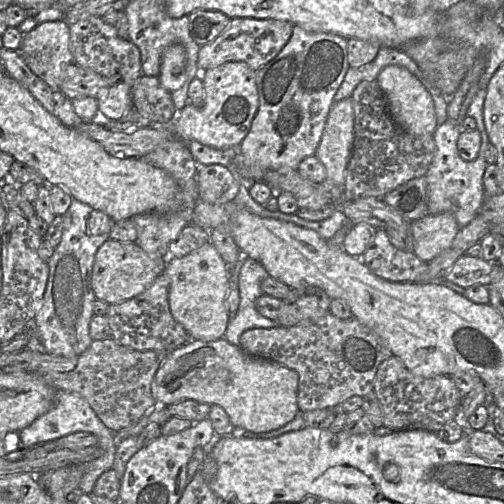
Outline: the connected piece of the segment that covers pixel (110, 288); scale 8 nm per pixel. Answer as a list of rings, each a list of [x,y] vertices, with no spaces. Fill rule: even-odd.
[[[108,239],[98,249],[92,271],[92,289],[96,299],[116,304],[144,292],[163,273],[167,258],[152,258],[135,242]]]

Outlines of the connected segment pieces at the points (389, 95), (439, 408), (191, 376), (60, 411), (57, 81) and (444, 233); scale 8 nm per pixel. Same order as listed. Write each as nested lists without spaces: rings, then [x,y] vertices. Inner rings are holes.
[[[389,65],[380,71],[376,82],[386,98],[389,114],[399,128],[415,136],[434,134],[437,120],[433,100],[416,76],[403,67]]]
[[[395,356],[379,365],[373,392],[382,408],[383,426],[392,431],[417,429],[436,433],[456,417],[464,397],[449,376],[416,376]]]
[[[221,338],[205,342],[189,340],[170,352],[156,372],[151,385],[152,395],[158,405],[169,406],[183,400],[195,400],[222,407],[235,428],[254,433],[269,432],[290,423],[299,412],[297,404],[298,374],[277,362],[256,358]]]
[[[56,390],[54,403],[50,410],[38,417],[29,426],[19,431],[19,436],[21,447],[31,448],[77,432],[88,432],[96,435],[98,438],[98,446],[103,450],[103,454],[99,458],[91,462],[76,464],[84,467],[84,474],[80,482],[81,492],[92,494],[98,478],[113,467],[119,442],[116,441],[115,437],[115,433],[118,431],[113,431],[108,428],[99,419],[86,399],[76,393]]]
[[[65,20],[47,21],[24,34],[19,52],[31,71],[60,91],[64,69],[73,63],[70,30]]]
[[[450,212],[428,213],[412,221],[413,253],[422,261],[429,262],[449,248],[460,228]]]

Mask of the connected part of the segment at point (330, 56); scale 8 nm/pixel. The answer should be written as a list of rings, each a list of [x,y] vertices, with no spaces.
[[[294,25],[290,39],[280,53],[256,71],[259,107],[249,133],[238,148],[245,165],[298,169],[303,159],[314,155],[334,103],[334,95],[348,69],[346,38],[314,33]]]

